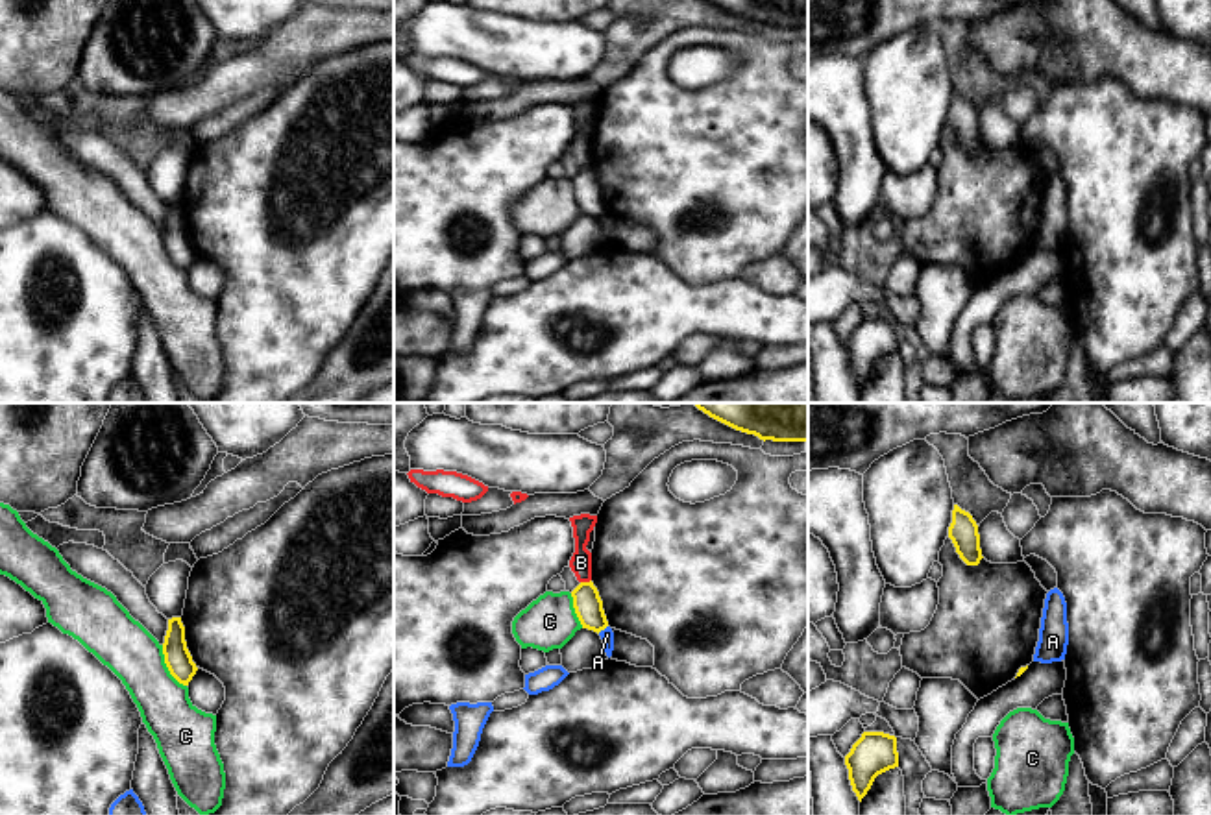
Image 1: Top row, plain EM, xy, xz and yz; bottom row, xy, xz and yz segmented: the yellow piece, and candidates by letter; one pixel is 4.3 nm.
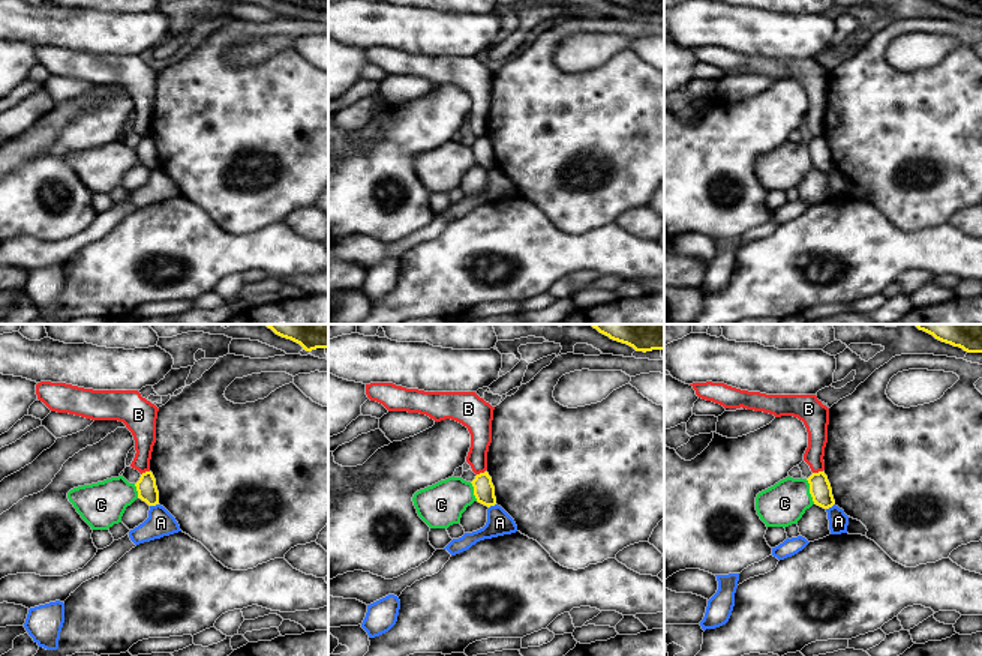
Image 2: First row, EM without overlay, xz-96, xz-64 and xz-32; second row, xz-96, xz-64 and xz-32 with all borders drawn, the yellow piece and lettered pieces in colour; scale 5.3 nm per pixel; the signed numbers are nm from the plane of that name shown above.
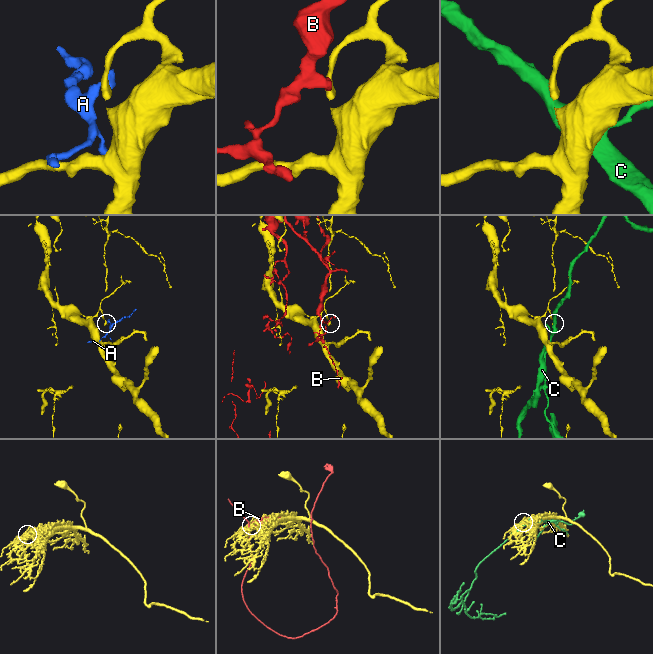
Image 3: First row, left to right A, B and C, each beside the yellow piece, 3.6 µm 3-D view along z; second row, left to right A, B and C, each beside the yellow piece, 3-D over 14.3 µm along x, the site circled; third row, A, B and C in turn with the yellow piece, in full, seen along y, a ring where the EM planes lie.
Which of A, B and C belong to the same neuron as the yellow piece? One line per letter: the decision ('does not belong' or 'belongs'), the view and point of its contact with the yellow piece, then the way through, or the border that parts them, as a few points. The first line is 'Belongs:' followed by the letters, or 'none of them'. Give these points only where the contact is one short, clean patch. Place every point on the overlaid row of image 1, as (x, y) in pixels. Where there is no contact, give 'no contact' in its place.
Belongs: none of them
A: does not belong; contact xz (601, 629); border xz (607, 625), (598, 632)
B: does not belong; contact xz (585, 583); border xz (590, 579), (581, 583)
C: does not belong; contact xy (167, 666)

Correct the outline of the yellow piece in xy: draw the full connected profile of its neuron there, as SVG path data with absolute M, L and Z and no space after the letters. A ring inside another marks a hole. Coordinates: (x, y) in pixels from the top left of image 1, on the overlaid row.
M181 617L168 619L168 630L163 643L165 663L170 675L183 686L189 686L198 667L185 641L185 626Z

